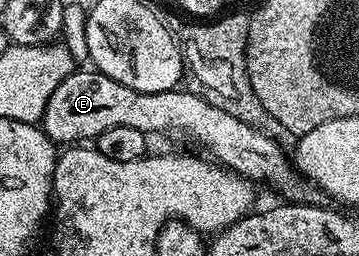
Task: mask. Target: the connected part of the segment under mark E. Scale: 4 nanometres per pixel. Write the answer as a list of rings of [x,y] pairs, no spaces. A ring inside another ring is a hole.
[[[86,69],[72,70],[68,78],[57,84],[57,92],[53,92],[49,100],[41,129],[52,142],[83,144],[99,138],[101,132],[109,128],[137,128],[148,136],[184,134],[200,142],[216,163],[234,170],[252,183],[268,182],[277,193],[284,194],[282,197],[286,201],[304,202],[310,206],[324,205],[323,191],[300,173],[288,151],[286,154],[273,139],[266,138],[257,127],[242,122],[237,115],[195,94],[186,94],[183,88],[139,94],[133,88],[105,76],[100,70]]]

